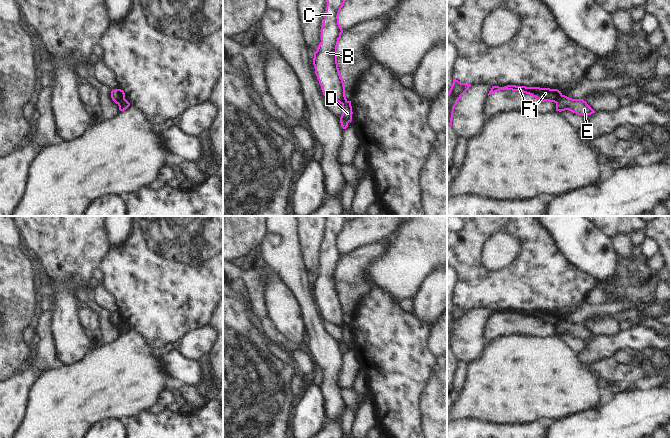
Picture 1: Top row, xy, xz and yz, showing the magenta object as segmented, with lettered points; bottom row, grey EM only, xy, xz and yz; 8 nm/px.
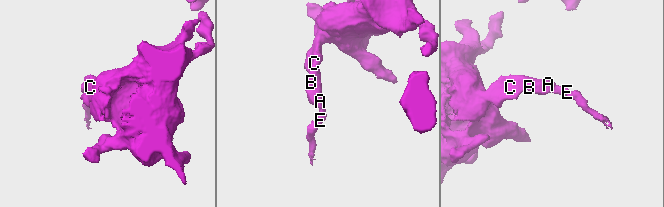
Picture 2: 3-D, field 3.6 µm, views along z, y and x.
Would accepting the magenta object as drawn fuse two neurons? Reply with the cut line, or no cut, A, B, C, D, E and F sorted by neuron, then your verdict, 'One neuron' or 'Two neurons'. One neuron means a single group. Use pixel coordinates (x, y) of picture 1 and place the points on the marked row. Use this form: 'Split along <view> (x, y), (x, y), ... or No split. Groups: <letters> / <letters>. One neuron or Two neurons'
Split along yz (562, 95), (555, 102). Groups: A B C F / D E. Two neurons.

